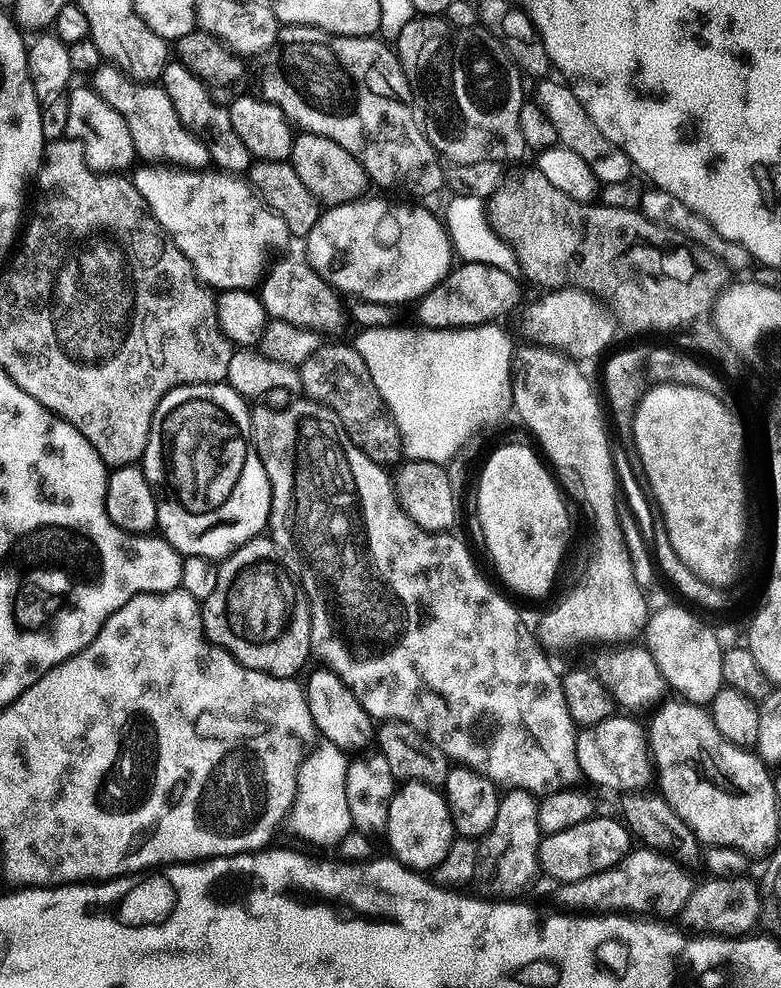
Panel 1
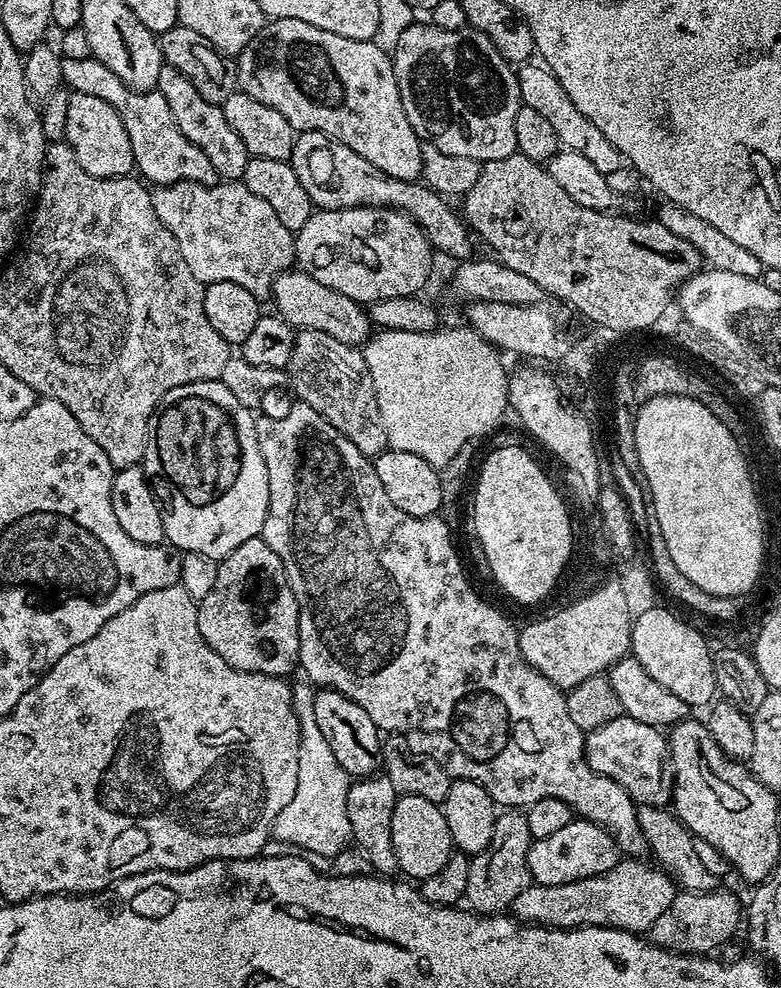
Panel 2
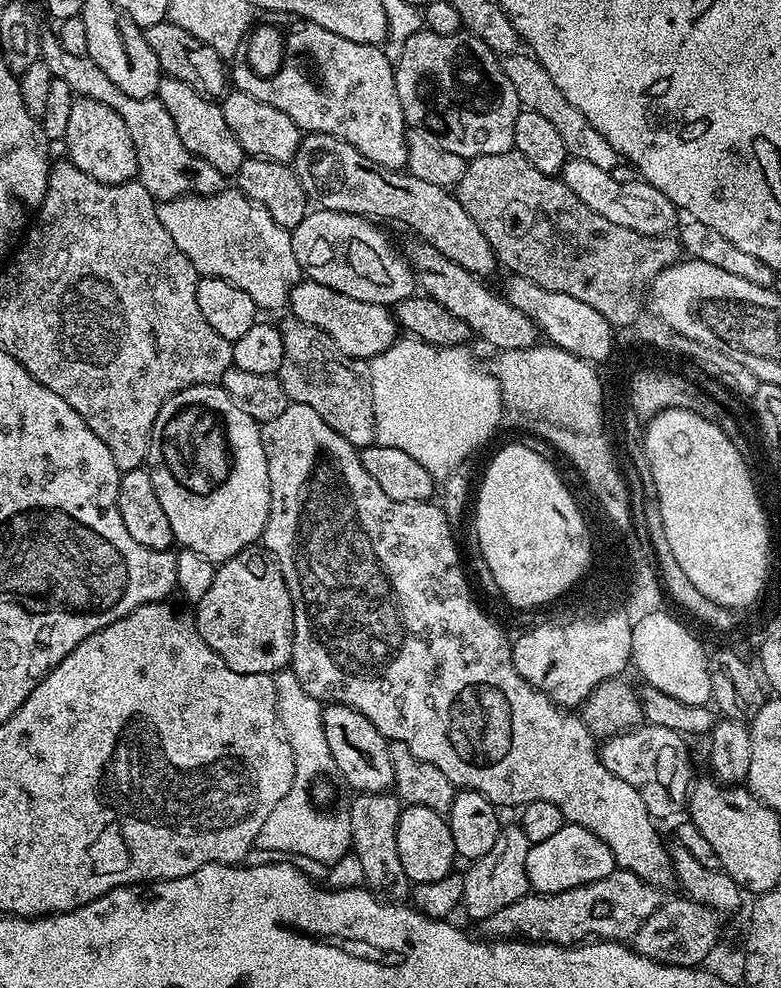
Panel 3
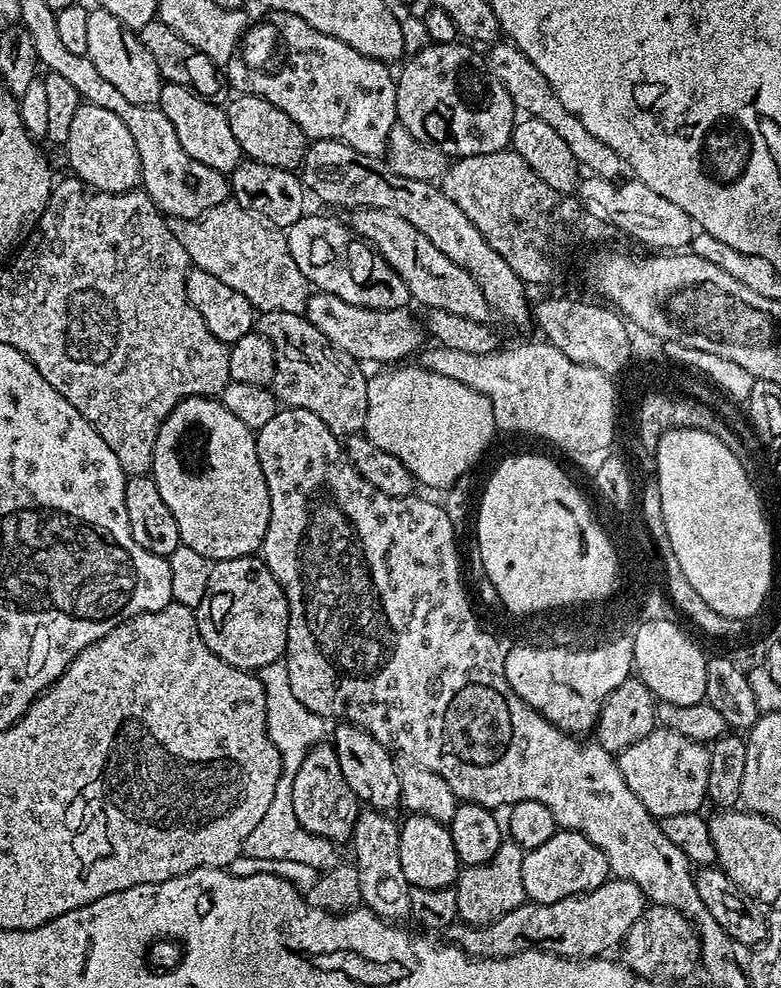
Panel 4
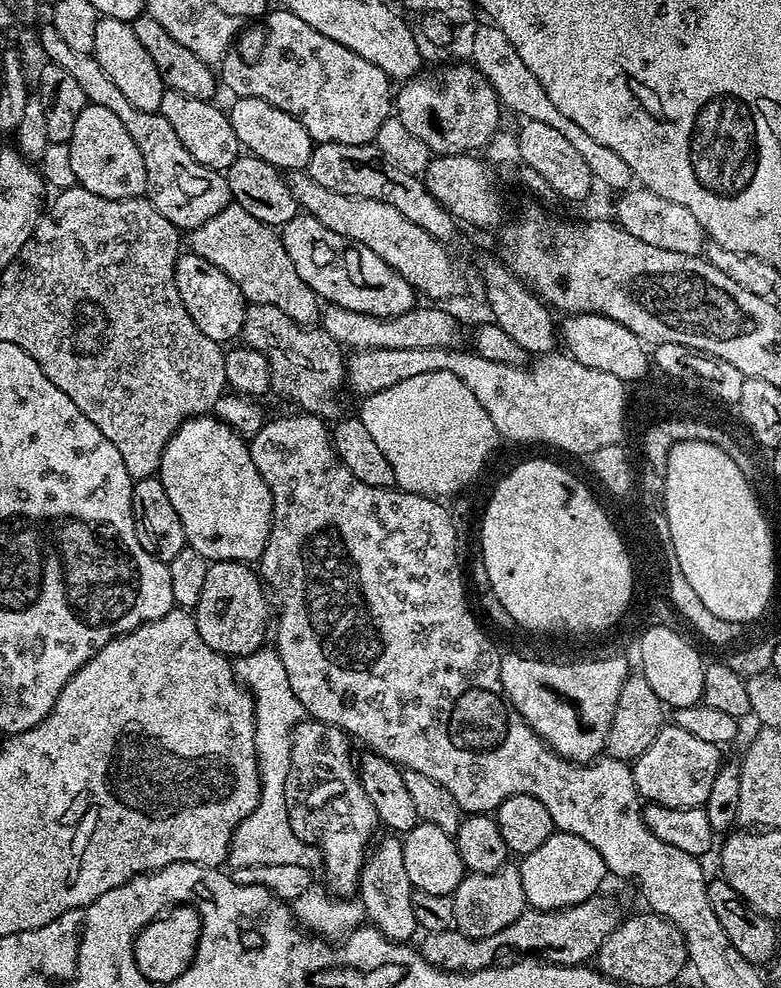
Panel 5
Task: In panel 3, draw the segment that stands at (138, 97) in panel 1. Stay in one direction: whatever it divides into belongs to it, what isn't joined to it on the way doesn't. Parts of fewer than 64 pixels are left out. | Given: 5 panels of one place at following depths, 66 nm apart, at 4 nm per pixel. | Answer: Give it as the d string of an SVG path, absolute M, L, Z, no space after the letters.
M41 35L40 58L50 66L52 79L66 82L77 97L89 96L94 102L102 102L102 106L110 106L122 122L126 122L126 130L130 130L130 138L134 142L134 154L138 158L138 183L143 186L153 200L173 200L179 196L212 196L215 192L223 192L226 188L226 177L210 162L202 162L186 146L182 146L182 138L178 138L178 130L174 130L174 122L170 114L166 114L166 106L155 96L150 98L130 98L123 90L118 90L109 76L88 56L70 54L66 46L62 46L59 35Z

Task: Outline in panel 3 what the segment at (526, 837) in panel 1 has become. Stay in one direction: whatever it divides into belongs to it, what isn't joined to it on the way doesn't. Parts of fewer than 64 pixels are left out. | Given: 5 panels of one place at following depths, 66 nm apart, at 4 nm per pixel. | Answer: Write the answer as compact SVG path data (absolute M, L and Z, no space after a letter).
M519 823L501 827L498 842L494 842L494 850L482 858L471 861L467 865L468 872L464 877L463 911L468 911L476 922L490 918L490 914L498 914L510 906L510 902L518 902L518 898L528 895L530 889L526 878L526 854L530 845L526 834L521 830Z

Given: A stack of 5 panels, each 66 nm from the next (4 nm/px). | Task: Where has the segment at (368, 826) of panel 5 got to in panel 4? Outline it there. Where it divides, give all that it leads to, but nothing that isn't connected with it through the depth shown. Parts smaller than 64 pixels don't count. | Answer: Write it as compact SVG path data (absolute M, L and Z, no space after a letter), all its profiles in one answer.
M328 742L312 745L295 771L292 776L292 805L298 809L304 829L312 836L321 836L333 842L351 841L362 805L342 776L335 748Z

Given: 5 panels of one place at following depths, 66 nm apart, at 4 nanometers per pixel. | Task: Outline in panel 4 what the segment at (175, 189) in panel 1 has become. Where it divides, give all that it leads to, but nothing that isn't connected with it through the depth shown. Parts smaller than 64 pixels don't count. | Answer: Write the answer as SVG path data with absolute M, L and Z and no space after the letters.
M231 198L223 200L221 204L214 206L196 220L183 220L173 216L170 223L174 238L178 238L182 250L186 250L189 261L195 267L206 270L206 274L214 274L214 278L226 282L230 290L238 290L238 294L242 294L252 303L253 309L303 313L308 305L310 285L306 274L298 270L298 262L294 262L294 254L290 254L285 229L262 218L262 214L254 214L246 210L237 200Z

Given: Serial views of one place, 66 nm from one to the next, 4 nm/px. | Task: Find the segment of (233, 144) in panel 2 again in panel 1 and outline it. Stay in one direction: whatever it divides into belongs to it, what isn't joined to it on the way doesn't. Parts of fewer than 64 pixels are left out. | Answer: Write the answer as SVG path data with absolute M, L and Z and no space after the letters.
M169 62L162 70L158 83L166 90L166 95L174 105L174 114L182 118L182 126L186 126L186 130L194 133L206 146L209 161L222 172L247 173L254 163L254 158L250 150L242 146L242 138L234 134L234 126L230 126L230 114L227 107L214 102L208 87L194 74L190 74L190 70L186 70L186 66L182 66L179 62Z

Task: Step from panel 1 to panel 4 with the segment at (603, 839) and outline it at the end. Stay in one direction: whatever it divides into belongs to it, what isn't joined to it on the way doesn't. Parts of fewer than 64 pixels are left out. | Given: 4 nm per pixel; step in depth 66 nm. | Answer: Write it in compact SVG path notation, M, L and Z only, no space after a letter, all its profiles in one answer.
M557 830L542 846L527 849L522 862L522 886L525 897L534 904L549 904L562 898L588 892L610 879L606 854L581 832Z

